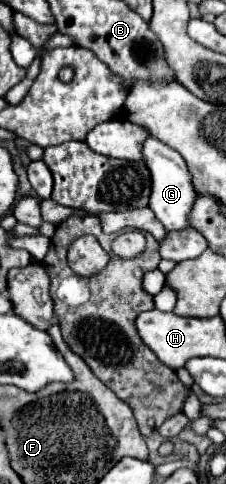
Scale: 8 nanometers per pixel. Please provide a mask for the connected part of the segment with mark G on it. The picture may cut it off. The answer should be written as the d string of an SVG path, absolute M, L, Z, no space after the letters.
M147 138L143 146L143 162L149 166L151 172L151 198L149 198L149 208L155 212L157 220L165 226L165 230L181 230L187 228L187 214L193 206L193 200L197 196L193 184L191 184L191 174L187 170L187 164L179 152L169 148L167 144L159 142L157 138Z

